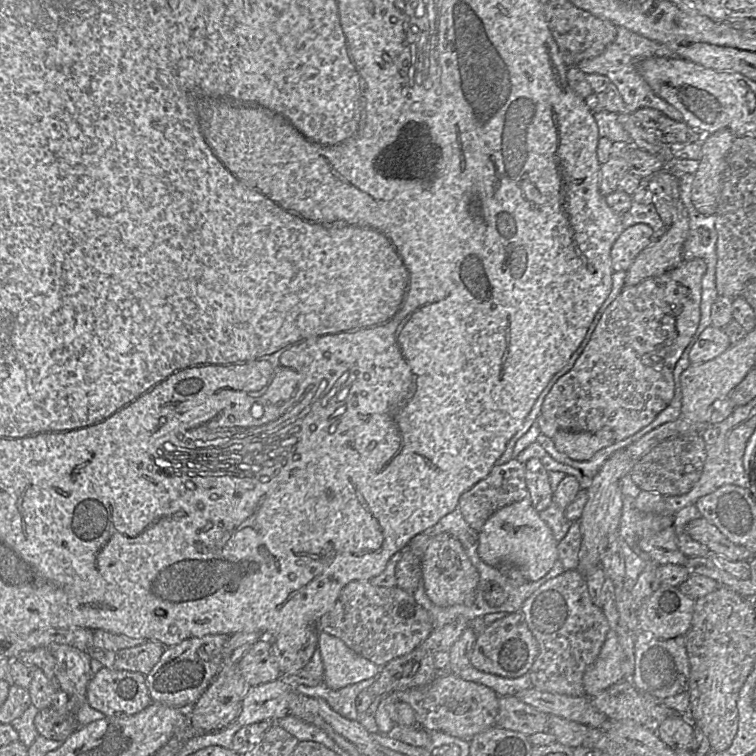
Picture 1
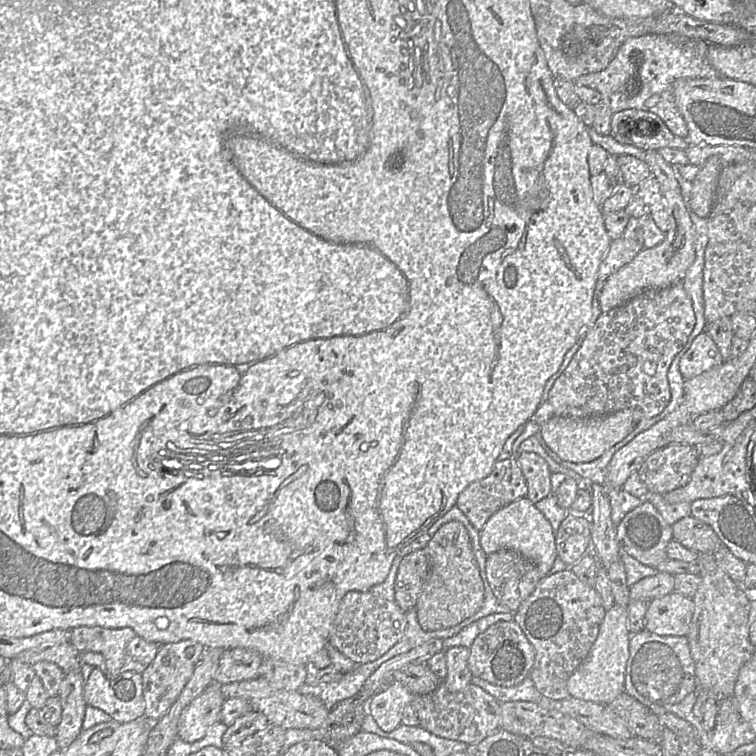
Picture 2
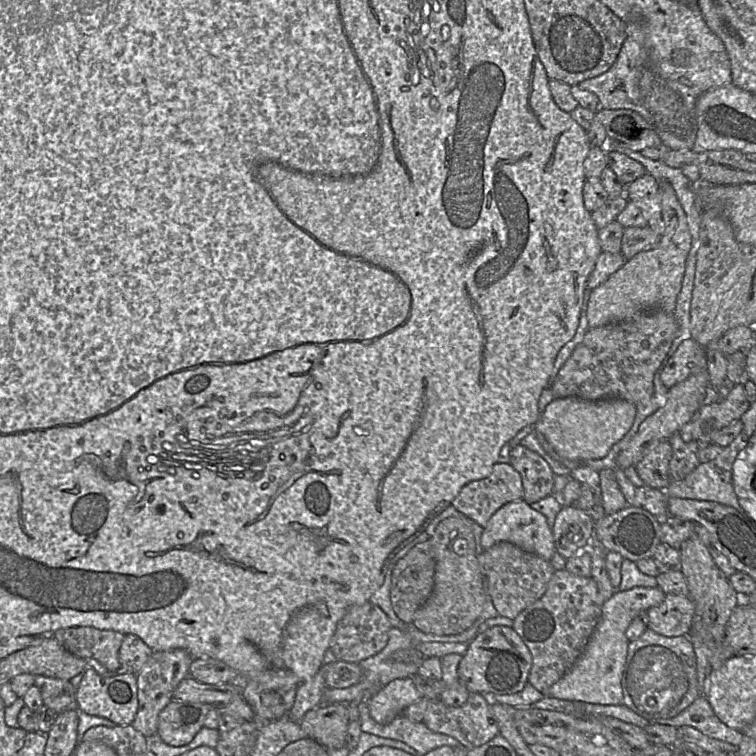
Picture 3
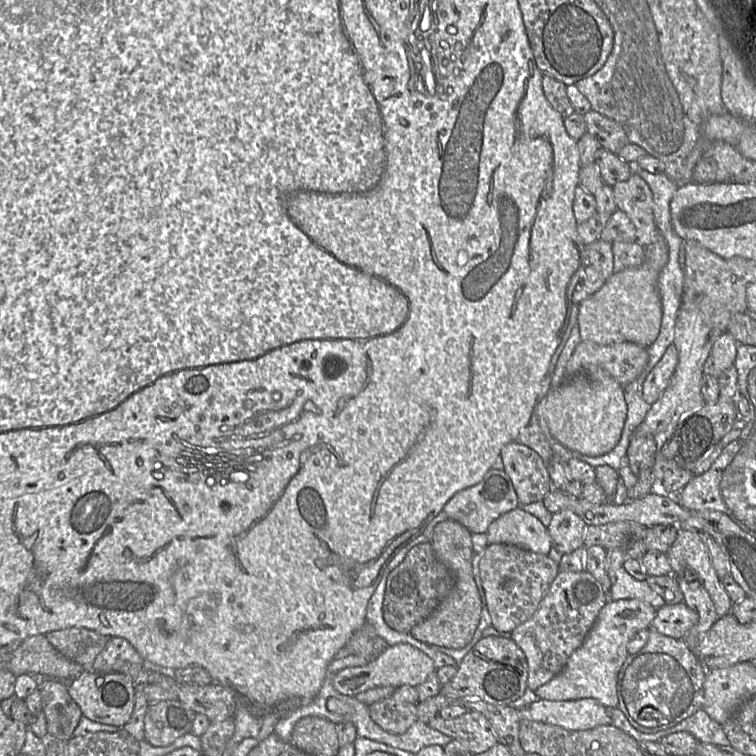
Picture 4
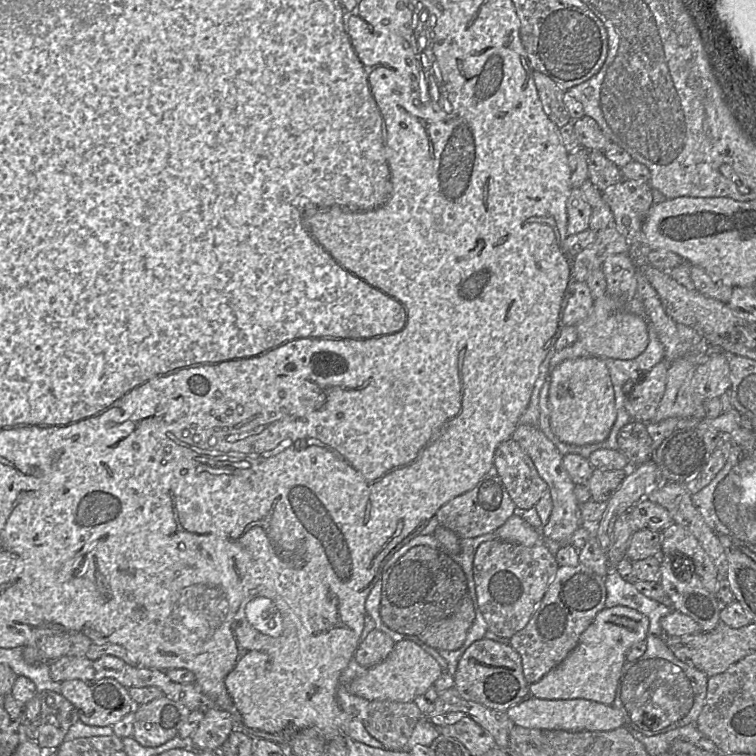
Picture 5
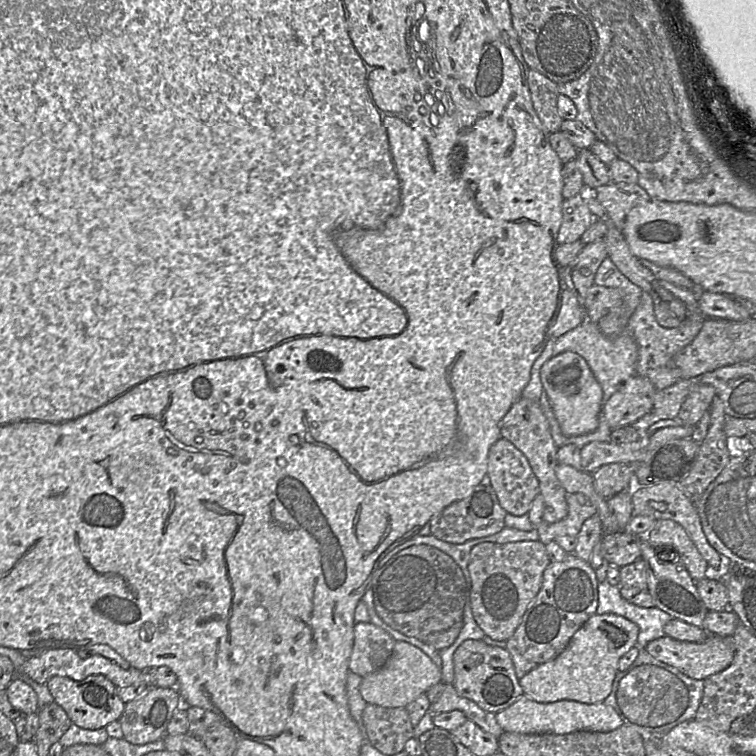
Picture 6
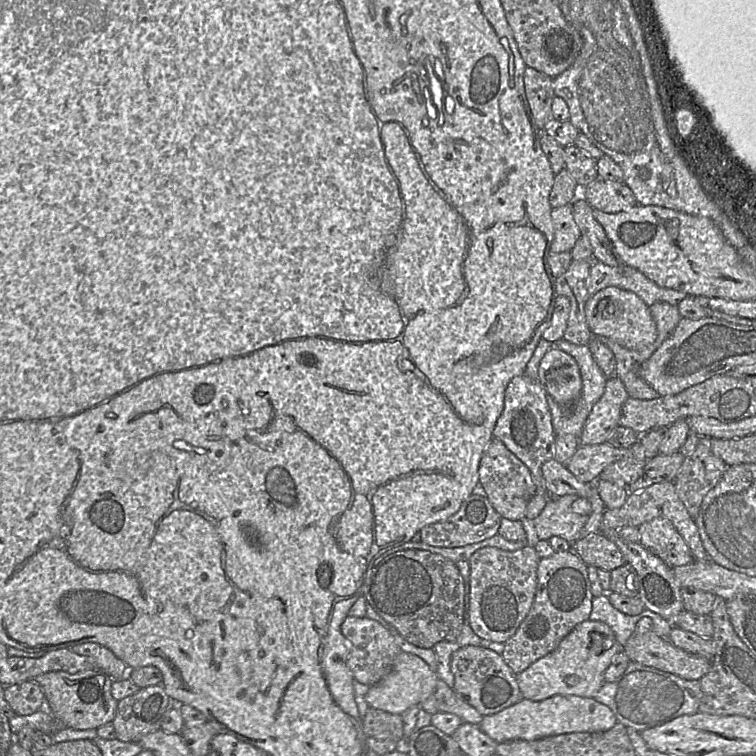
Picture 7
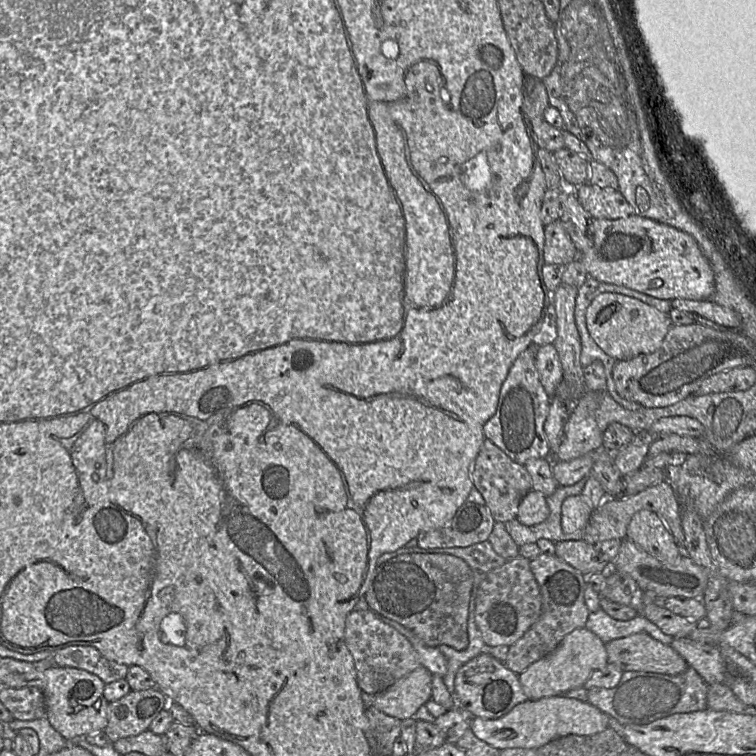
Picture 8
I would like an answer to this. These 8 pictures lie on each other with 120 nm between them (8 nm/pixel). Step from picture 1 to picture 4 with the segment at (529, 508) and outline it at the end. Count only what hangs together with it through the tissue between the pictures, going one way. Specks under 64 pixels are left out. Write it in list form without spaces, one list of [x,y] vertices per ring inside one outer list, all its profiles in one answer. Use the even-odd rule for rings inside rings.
[[[520,507],[495,519],[486,534],[488,544],[505,543],[543,555],[552,547],[547,527]]]

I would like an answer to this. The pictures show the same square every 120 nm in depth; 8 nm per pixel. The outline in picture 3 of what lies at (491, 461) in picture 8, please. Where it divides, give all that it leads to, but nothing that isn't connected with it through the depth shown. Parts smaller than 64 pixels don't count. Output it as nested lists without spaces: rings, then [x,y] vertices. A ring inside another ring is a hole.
[[[518,444],[510,451],[509,463],[521,476],[525,502],[532,504],[553,494],[554,473],[536,452]]]

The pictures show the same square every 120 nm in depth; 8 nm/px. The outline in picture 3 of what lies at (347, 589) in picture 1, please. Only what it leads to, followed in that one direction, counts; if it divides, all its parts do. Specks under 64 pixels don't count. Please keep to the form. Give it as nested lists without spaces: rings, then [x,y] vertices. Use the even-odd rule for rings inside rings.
[[[366,601],[351,606],[336,626],[329,649],[337,660],[359,663],[378,654],[386,646],[392,624],[385,612],[377,605]]]

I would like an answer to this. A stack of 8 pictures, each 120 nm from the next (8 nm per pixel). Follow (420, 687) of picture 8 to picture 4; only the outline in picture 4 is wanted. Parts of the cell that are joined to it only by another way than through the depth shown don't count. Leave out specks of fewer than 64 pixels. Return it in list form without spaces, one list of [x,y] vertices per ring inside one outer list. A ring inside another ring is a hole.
[[[399,643],[388,646],[364,666],[347,667],[338,671],[334,675],[333,686],[339,693],[348,696],[355,696],[379,686],[398,688],[410,685],[417,687],[434,671],[436,671],[434,663],[425,653],[410,644]]]

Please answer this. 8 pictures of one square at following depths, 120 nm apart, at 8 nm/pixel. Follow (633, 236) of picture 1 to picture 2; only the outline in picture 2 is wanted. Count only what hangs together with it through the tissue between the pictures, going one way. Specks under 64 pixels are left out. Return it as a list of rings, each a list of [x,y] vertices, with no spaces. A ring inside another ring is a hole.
[[[624,237],[612,240],[598,268],[596,281],[607,279],[631,262],[643,249],[642,243],[637,240],[625,239]]]

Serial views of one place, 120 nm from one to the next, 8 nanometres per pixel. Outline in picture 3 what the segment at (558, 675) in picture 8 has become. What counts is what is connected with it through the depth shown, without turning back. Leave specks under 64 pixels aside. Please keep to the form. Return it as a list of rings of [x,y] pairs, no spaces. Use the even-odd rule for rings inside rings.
[[[634,587],[614,593],[604,602],[601,617],[584,650],[572,667],[550,687],[548,696],[600,705],[623,704],[621,679],[629,645],[626,631],[636,616],[661,604],[665,596],[659,587]]]

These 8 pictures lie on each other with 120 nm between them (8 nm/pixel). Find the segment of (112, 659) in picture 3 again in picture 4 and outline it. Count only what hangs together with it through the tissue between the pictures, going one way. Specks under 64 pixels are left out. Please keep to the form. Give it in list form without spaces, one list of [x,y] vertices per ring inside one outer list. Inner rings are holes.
[[[71,627],[45,634],[51,645],[63,656],[85,668],[92,666],[109,638],[84,627]]]

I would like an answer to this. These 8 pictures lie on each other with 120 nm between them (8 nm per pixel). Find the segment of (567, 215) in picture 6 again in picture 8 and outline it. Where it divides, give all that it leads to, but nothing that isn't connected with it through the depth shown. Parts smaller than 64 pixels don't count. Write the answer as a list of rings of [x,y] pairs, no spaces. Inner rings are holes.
[[[560,219],[544,226],[544,262],[567,265],[578,256],[573,241],[570,239]]]

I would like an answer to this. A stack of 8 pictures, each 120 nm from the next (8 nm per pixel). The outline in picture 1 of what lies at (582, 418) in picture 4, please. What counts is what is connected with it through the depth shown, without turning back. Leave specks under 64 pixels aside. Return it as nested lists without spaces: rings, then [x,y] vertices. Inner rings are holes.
[[[559,429],[552,441],[559,452],[577,461],[587,461],[599,450],[615,443],[611,430],[591,433]]]

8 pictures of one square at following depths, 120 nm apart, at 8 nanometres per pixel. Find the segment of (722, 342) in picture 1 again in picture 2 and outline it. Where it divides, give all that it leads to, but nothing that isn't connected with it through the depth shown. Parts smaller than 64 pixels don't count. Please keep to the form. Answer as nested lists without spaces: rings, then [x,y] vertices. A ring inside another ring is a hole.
[[[706,330],[693,340],[682,356],[679,371],[684,380],[694,378],[722,364],[723,358],[715,342]]]

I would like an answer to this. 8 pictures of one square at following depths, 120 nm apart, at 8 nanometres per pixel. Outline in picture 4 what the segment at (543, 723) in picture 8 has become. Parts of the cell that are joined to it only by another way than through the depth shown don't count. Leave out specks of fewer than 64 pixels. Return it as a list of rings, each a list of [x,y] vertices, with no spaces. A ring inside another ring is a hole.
[[[593,698],[570,701],[540,699],[519,712],[522,719],[556,725],[567,730],[588,730],[612,723],[607,708]]]

